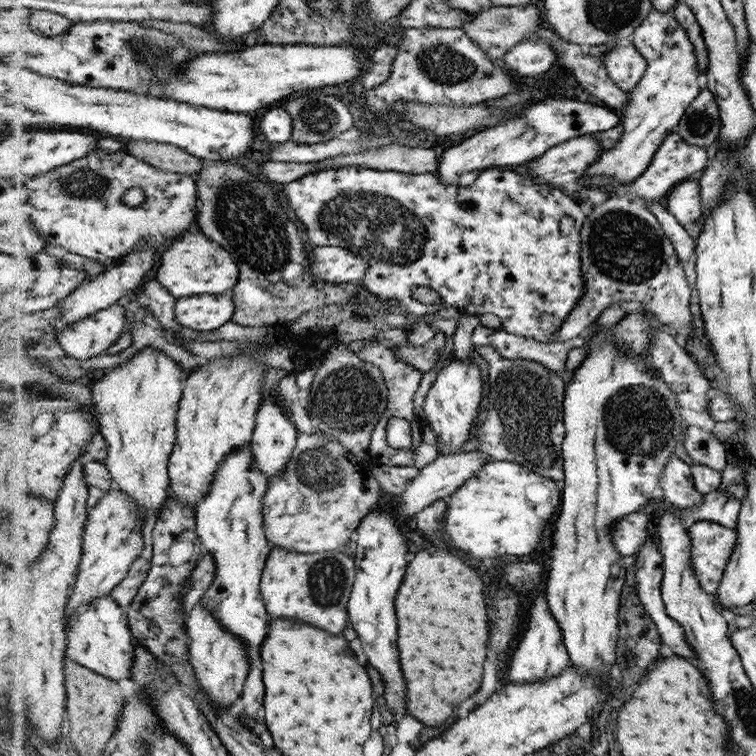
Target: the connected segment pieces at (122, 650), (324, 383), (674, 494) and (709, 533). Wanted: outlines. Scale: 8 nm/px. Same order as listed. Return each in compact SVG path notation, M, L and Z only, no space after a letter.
M113 594L106 598L98 598L96 602L92 602L92 606L83 609L80 616L67 622L68 658L108 678L114 678L116 682L133 678L138 645L130 626L129 613L126 613L126 609L122 610L121 603Z
M342 342L323 356L317 368L306 406L309 418L318 427L334 435L358 460L366 460L374 429L378 423L384 422L386 409L390 409L389 385L384 372L381 367L358 357Z
M676 455L666 461L659 495L666 502L680 509L697 508L705 500L705 495L697 490L692 478L690 480L686 478L686 464Z
M702 520L692 524L689 532L693 538L693 564L697 578L706 592L716 594L737 546L737 529Z

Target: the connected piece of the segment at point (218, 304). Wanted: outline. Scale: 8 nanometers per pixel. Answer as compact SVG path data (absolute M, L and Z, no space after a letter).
M230 293L185 297L177 305L177 319L194 331L209 333L233 320L237 304Z

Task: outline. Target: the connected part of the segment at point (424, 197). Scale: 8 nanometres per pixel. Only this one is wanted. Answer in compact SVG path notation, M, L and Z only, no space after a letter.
M346 166L338 169L329 169L314 174L306 174L299 180L282 185L285 198L290 204L290 210L294 210L298 220L305 227L309 235L310 244L319 246L340 246L346 250L352 250L369 263L369 272L361 278L361 284L370 293L382 299L391 299L412 314L422 317L425 314L436 313L440 310L438 304L422 304L412 297L412 290L416 287L426 286L436 291L444 305L454 306L466 315L482 316L482 314L496 314L501 320L502 328L508 333L524 336L536 340L536 342L554 341L554 332L560 330L564 318L578 306L578 302L587 290L582 275L582 260L578 254L578 230L585 223L586 216L582 214L580 206L566 196L564 192L550 188L541 183L529 183L529 180L509 168L484 169L481 174L468 186L443 183L441 175L436 173L409 174L395 171L380 171L363 168L360 166Z

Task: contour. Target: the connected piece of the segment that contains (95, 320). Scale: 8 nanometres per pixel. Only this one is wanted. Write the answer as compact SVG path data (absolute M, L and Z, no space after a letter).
M116 304L100 310L92 318L62 328L57 335L60 347L70 356L92 360L106 354L126 329L126 308Z

